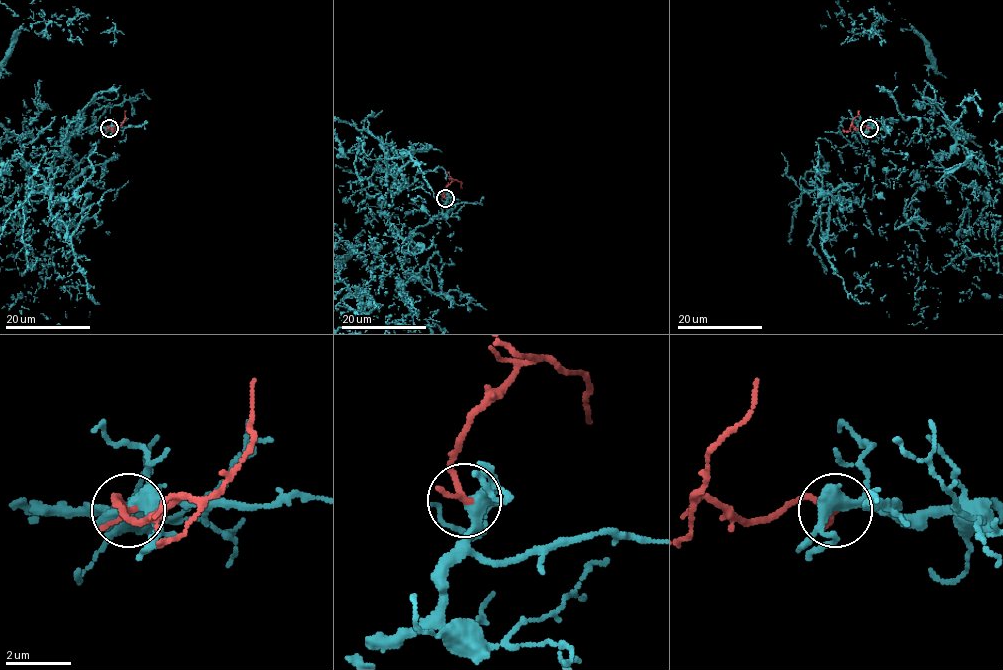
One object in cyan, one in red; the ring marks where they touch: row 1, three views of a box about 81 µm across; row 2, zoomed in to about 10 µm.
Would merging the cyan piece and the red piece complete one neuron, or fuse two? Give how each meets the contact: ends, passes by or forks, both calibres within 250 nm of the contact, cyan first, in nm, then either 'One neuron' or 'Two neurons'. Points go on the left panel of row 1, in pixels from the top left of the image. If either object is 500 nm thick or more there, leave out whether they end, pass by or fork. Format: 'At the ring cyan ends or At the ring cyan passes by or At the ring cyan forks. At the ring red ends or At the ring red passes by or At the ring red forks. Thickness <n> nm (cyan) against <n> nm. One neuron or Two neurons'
At the ring cyan forks. At the ring red ends. Thickness 320 nm (cyan) against 200 nm. One neuron

